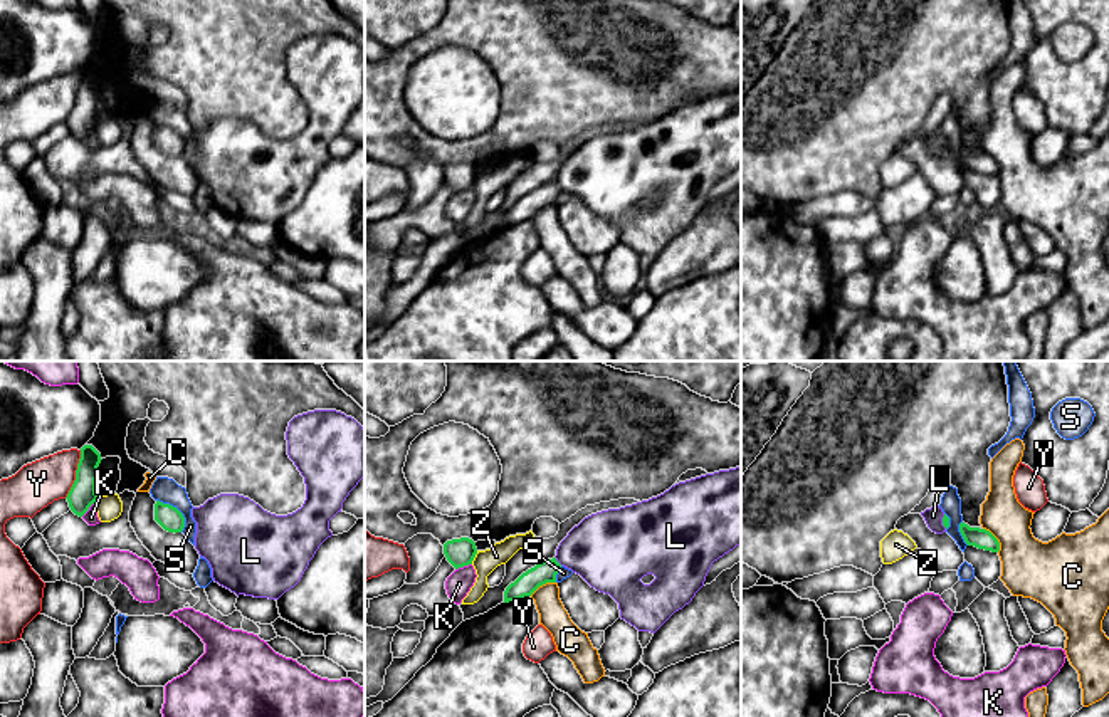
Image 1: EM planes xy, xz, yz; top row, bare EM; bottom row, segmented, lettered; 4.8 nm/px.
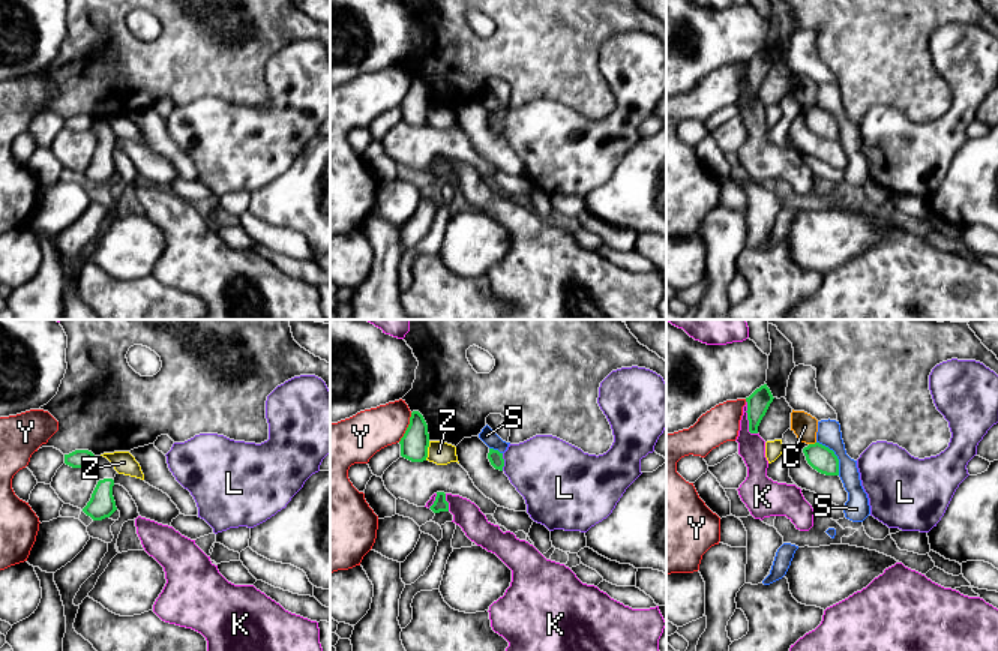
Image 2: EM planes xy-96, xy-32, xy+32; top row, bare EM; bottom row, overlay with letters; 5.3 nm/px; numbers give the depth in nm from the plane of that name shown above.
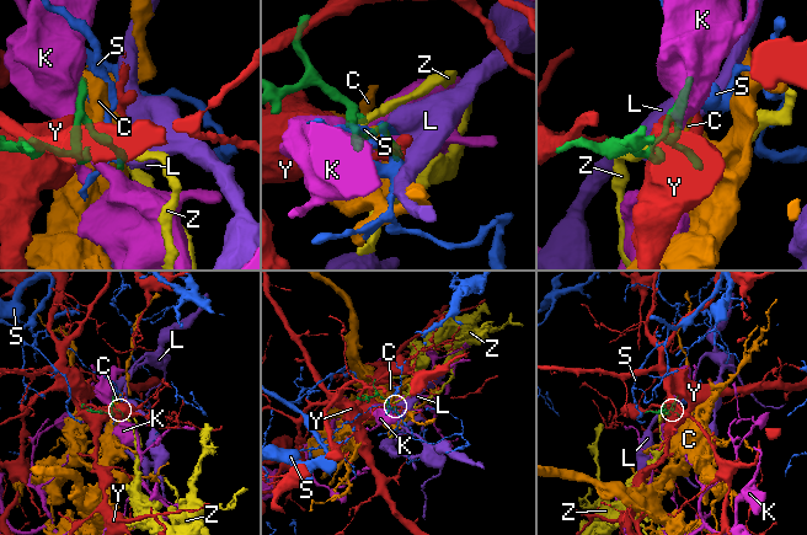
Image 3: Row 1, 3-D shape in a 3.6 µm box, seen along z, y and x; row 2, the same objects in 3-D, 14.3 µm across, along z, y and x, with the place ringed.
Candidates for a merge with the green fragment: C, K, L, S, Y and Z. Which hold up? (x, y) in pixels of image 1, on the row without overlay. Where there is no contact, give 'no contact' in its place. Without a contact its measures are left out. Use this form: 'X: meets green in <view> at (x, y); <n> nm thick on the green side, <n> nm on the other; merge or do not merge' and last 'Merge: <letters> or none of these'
C: meets green in yz at (997, 163); 100 nm thick on the green side, 280 nm on the other; do not merge
K: meets green in xz at (462, 190); 140 nm thick on the green side, 120 nm on the other; do not merge
L: meets green in xz at (557, 185); 100 nm thick on the green side, 360 nm on the other; do not merge
S: meets green in xy at (178, 135); 110 nm thick on the green side, 120 nm on the other; do not merge
Y: meets green in xy at (76, 98); 130 nm thick on the green side, 220 nm on the other; do not merge
Z: meets green in xz at (474, 180); 140 nm thick on the green side, 110 nm on the other; do not merge
Merge: none of these

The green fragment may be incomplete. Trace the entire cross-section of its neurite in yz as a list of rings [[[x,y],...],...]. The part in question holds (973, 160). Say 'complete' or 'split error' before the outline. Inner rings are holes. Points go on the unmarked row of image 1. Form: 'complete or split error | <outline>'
complete | [[[959,148],[959,156],[968,170],[975,170],[978,173],[998,176],[1000,166],[998,163],[986,153],[970,151],[968,148]]]

